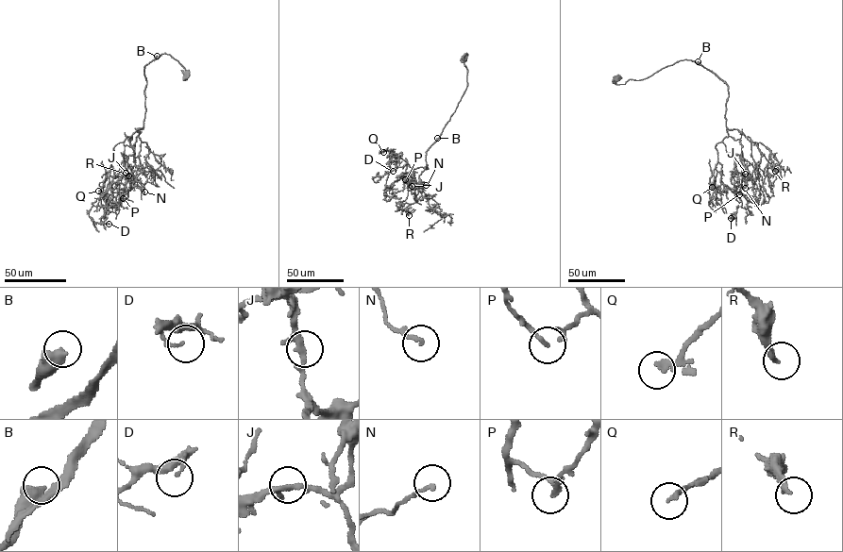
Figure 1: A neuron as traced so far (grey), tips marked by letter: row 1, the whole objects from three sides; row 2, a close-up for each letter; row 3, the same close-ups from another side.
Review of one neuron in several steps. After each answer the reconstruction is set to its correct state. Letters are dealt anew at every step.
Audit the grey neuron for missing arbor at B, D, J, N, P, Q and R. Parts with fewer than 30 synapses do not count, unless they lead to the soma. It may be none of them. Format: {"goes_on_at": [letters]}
{"goes_on_at": ["B", "Q", "R"]}

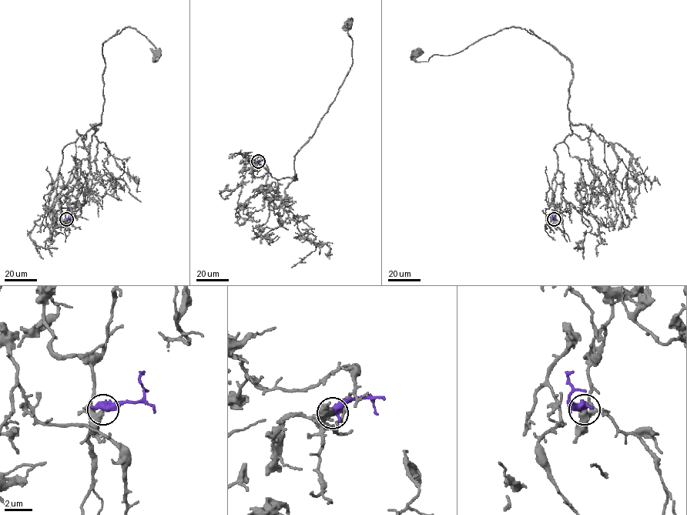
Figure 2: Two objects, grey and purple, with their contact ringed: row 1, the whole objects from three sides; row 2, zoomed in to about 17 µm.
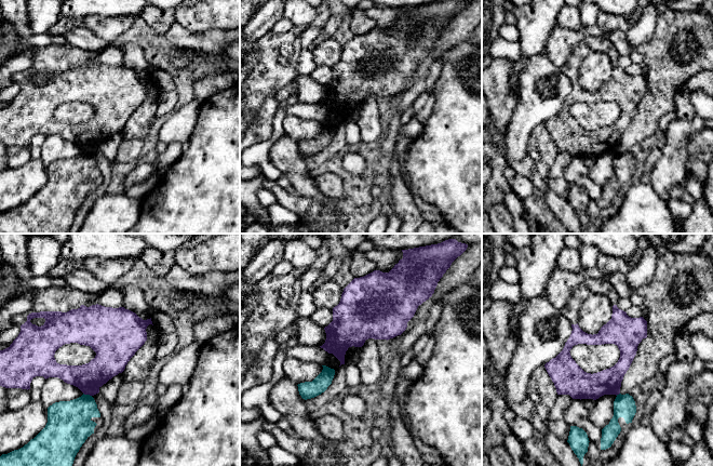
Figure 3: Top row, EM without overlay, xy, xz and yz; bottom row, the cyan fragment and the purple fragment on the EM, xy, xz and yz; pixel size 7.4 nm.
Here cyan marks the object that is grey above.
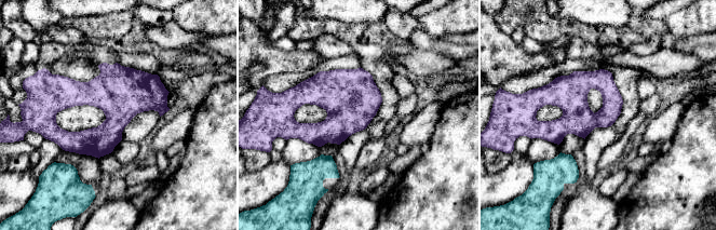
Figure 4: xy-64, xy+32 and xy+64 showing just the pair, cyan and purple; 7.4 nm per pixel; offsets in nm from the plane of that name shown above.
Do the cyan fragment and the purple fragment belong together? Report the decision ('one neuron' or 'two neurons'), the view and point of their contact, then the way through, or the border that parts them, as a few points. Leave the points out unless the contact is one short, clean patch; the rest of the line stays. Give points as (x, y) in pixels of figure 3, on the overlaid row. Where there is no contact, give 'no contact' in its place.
two neurons; contact xy (88, 395); border xy (83, 393), (91, 396)

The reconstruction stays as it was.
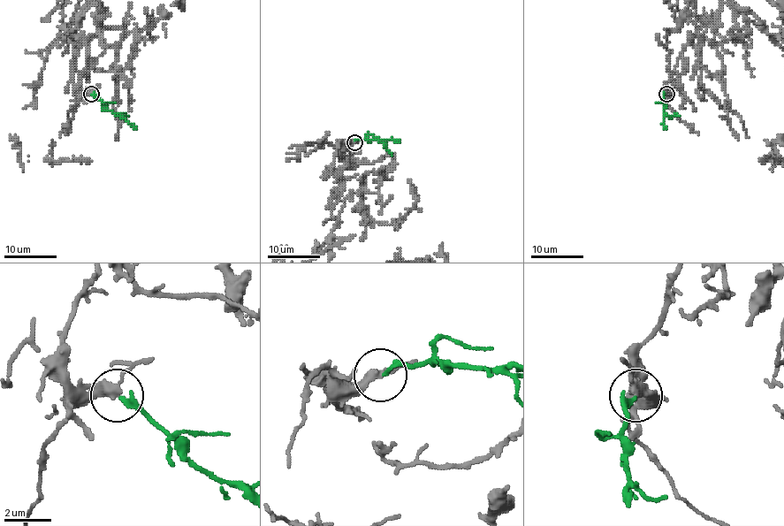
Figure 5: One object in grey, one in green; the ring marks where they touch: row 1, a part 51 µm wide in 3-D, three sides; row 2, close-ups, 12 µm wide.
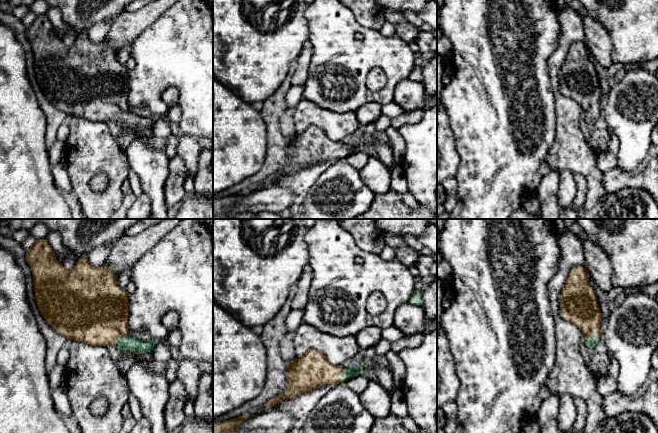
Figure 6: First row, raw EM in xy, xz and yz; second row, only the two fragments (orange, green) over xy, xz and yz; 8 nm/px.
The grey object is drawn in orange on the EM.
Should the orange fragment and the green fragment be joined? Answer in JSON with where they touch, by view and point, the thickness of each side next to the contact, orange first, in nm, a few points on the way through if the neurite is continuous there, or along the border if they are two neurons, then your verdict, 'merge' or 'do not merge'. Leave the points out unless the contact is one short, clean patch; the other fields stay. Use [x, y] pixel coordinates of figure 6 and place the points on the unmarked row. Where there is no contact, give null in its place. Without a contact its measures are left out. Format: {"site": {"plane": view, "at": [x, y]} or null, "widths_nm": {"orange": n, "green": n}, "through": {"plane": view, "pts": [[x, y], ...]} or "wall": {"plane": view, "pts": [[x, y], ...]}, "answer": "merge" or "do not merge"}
{"site": {"plane": "xz", "at": [339, 149]}, "widths_nm": {"orange": 280, "green": 70}, "through": {"plane": "xz", "pts": [[313, 146], [325, 149], [339, 149], [348, 148]]}, "answer": "merge"}

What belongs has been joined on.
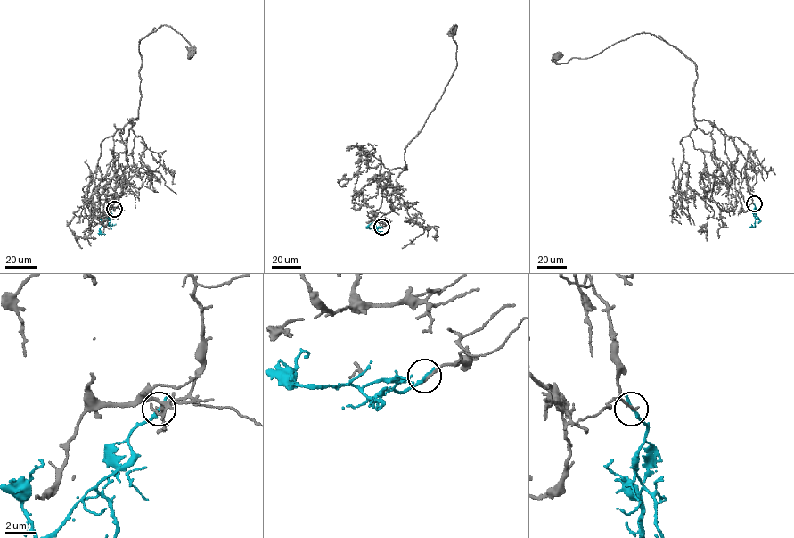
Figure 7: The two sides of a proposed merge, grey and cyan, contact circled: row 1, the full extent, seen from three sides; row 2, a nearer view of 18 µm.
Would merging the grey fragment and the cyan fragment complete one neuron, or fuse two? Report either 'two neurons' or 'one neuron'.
two neurons

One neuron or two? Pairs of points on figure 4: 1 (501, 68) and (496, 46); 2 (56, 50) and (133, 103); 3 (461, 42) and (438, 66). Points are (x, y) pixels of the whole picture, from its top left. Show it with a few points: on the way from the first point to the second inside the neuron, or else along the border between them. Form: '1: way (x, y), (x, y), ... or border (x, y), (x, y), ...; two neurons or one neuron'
1: way (498, 63), (496, 52); one neuron
2: way (78, 53), (93, 53), (110, 70), (115, 81); one neuron
3: border (423, 50), (443, 53), (458, 62); two neurons

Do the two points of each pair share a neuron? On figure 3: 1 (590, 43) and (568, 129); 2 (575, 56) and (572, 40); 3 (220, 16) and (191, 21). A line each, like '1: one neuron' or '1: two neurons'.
1: one neuron
2: two neurons
3: one neuron

